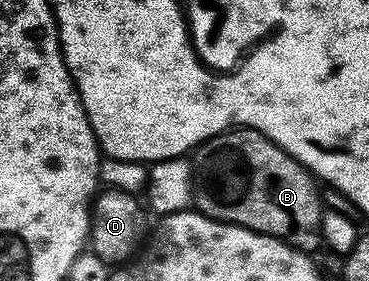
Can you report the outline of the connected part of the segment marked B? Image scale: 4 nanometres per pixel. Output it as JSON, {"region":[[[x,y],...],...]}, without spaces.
{"region":[[[231,128],[217,134],[215,138],[209,138],[193,151],[192,169],[192,202],[197,213],[207,214],[218,222],[227,222],[229,226],[243,226],[246,230],[275,238],[293,250],[314,252],[318,245],[323,245],[324,209],[322,210],[322,198],[318,195],[319,183],[287,150],[280,148],[259,130]]]}

